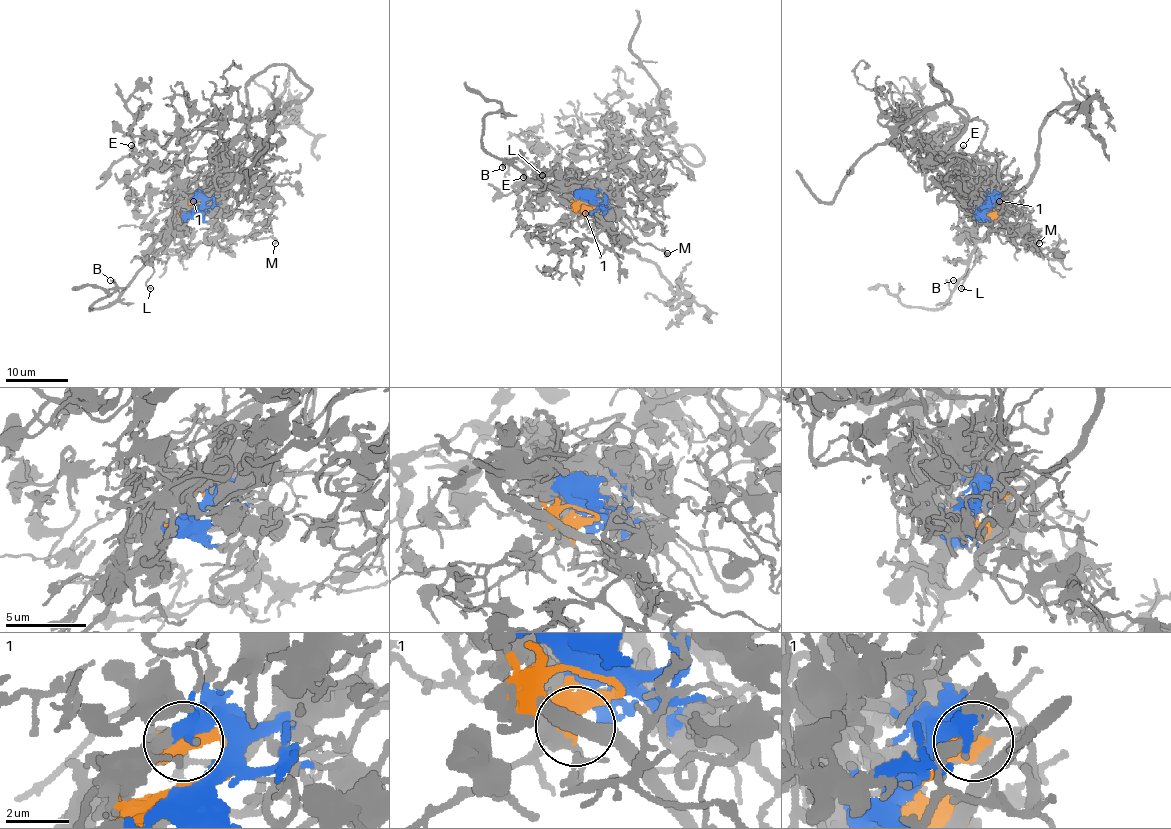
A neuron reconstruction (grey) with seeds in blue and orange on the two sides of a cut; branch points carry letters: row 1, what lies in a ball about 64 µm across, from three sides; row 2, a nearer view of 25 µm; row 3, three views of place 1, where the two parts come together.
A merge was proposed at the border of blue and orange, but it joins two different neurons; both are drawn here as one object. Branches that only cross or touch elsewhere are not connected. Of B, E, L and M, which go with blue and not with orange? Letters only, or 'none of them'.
B, L

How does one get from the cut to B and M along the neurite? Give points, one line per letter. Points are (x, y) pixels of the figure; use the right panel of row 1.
B: (990, 207), (981, 216), (976, 248), (968, 270), (951, 292), (949, 282), (954, 279)
M: (990, 207), (1007, 199), (1009, 215), (995, 210), (990, 218), (999, 218), (1013, 232), (1035, 237), (1039, 243)

